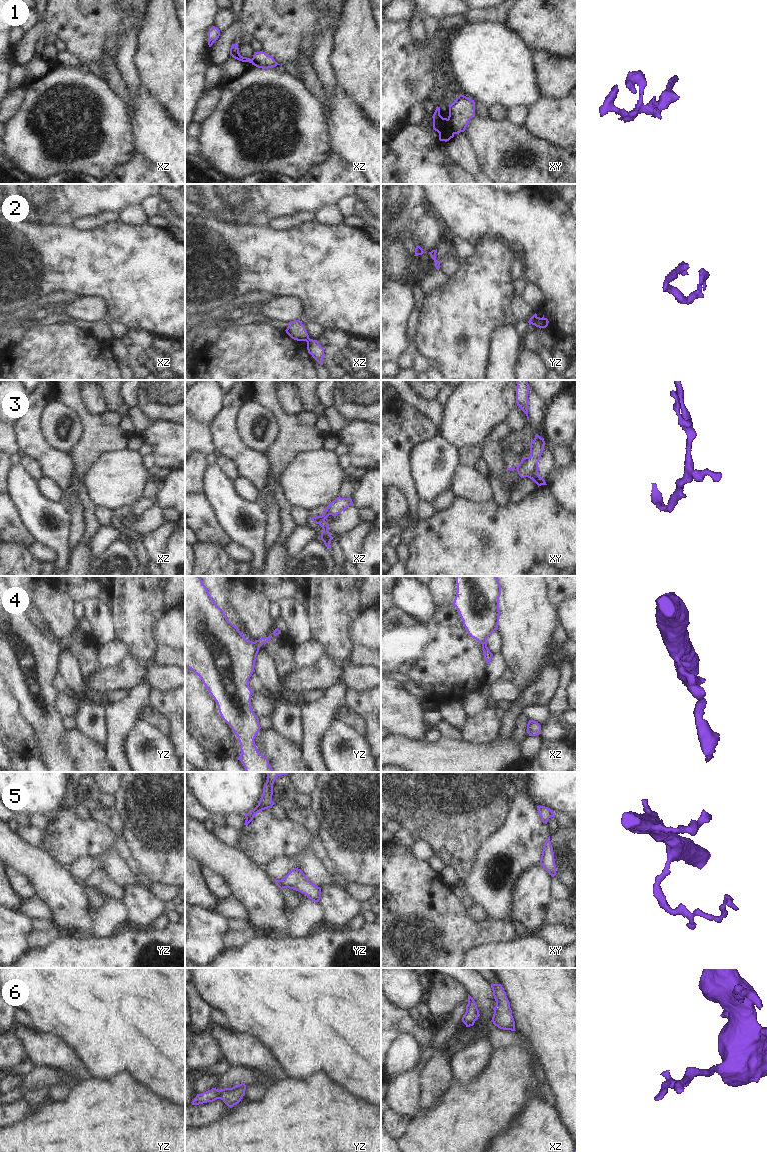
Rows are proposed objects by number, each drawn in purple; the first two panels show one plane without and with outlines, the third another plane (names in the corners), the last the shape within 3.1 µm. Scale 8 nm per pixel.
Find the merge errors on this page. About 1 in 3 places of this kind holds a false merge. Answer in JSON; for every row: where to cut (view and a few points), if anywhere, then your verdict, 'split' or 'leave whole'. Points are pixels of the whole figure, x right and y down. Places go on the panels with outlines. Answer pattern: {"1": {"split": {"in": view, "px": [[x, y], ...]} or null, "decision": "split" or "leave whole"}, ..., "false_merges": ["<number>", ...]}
{"1": {"split": {"in": "xy", "px": [[447, 119], [454, 133]]}, "decision": "split"}, "2": {"split": {"in": "yz", "px": [[537, 317], [534, 324]]}, "decision": "split"}, "3": {"split": null, "decision": "leave whole"}, "4": {"split": null, "decision": "leave whole"}, "5": {"split": null, "decision": "leave whole"}, "6": {"split": null, "decision": "leave whole"}, "false_merges": ["1", "2"]}

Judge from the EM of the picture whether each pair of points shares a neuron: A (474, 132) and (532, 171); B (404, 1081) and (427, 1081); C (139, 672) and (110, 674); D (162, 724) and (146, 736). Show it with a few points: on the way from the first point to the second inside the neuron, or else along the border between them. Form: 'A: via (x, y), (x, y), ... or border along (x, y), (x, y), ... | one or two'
A: via (490, 148), (500, 158), (503, 167), (516, 168) | one
B: border along (420, 1071), (420, 1102), (418, 1104) | two
C: via (132, 672), (129, 674), (117, 674) | one
D: border along (138, 720), (147, 722), (168, 737) | two

